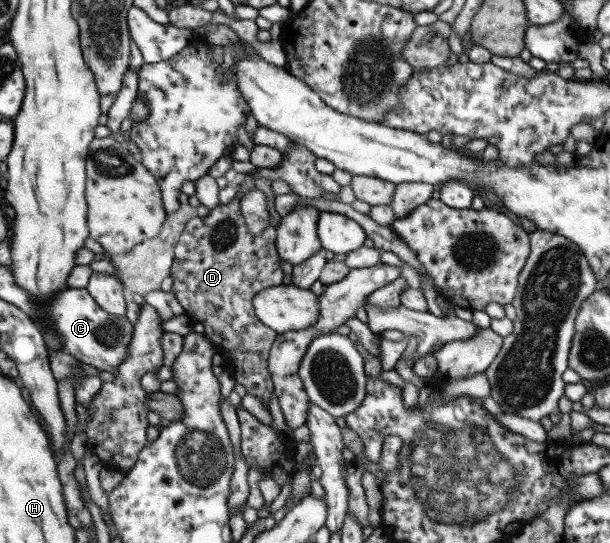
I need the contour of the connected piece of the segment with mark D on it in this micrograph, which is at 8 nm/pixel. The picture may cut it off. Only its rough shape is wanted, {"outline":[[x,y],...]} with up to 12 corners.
{"outline":[[243,192],[185,223],[170,292],[268,410],[278,334],[252,300],[281,284],[271,224],[247,230]]}

